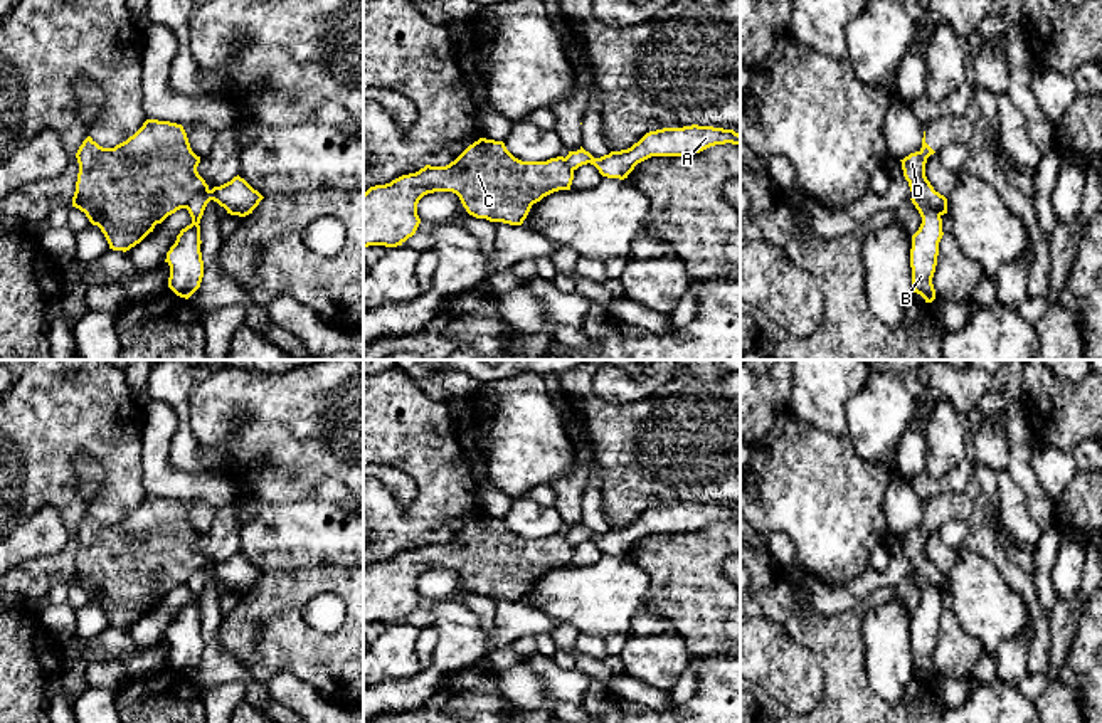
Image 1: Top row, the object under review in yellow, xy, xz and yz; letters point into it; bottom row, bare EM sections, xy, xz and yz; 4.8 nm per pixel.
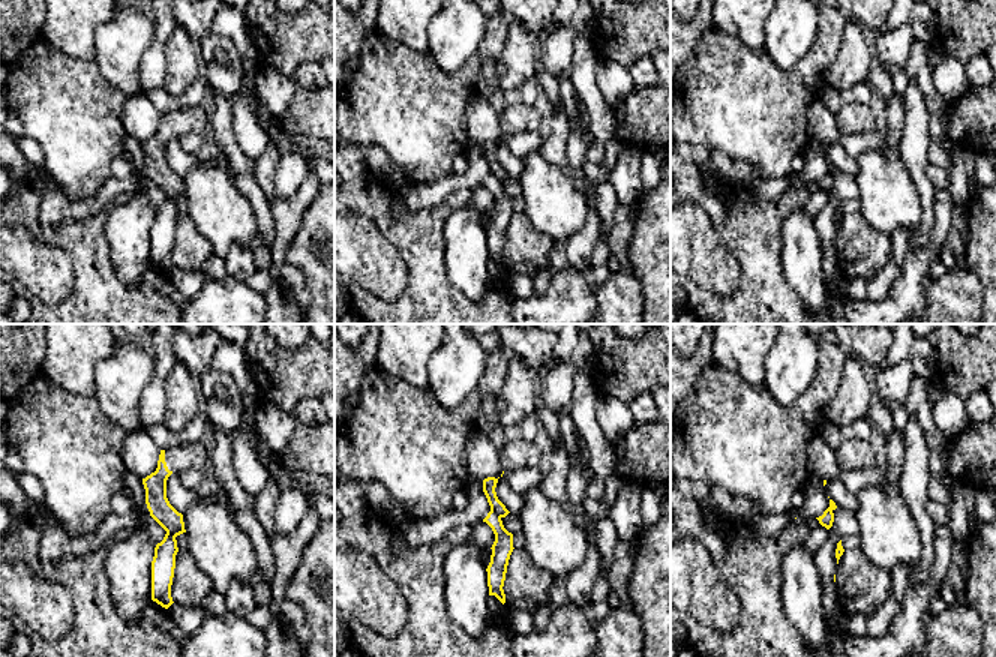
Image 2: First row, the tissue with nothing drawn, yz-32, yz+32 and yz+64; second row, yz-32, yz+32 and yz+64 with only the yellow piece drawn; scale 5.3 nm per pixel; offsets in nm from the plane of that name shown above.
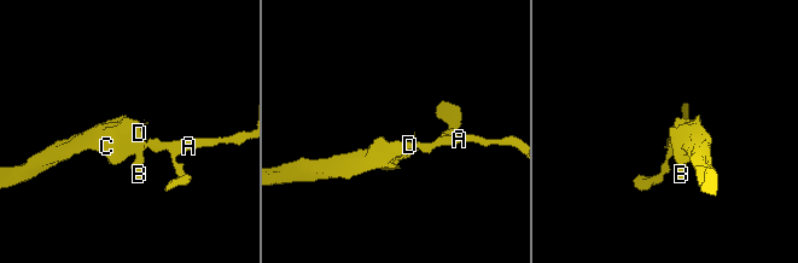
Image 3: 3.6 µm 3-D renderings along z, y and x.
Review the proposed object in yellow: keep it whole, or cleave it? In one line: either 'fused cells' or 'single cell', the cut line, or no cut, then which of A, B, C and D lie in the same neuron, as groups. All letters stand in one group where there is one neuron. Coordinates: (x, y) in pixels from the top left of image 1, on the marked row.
fused cells; cut in yz along (912, 195), (919, 197), (939, 216); A B / C D

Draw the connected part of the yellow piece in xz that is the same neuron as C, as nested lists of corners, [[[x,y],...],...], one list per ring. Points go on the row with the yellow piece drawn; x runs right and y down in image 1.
[[[479,138],[446,166],[426,165],[390,183],[370,187],[363,193],[363,247],[397,247],[412,237],[421,224],[417,203],[427,193],[453,192],[466,212],[476,219],[522,225],[533,203],[554,192],[570,190],[572,180],[574,170],[564,156],[522,161],[506,150],[503,141]]]

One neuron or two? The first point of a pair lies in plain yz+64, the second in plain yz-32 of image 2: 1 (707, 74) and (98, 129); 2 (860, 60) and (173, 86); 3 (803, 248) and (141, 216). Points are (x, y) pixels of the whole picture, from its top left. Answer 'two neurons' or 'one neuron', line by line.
1: one neuron
2: one neuron
3: one neuron

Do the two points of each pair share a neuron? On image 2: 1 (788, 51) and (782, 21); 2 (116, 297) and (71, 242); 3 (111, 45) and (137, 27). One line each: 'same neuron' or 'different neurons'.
1: same neuron
2: same neuron
3: same neuron

